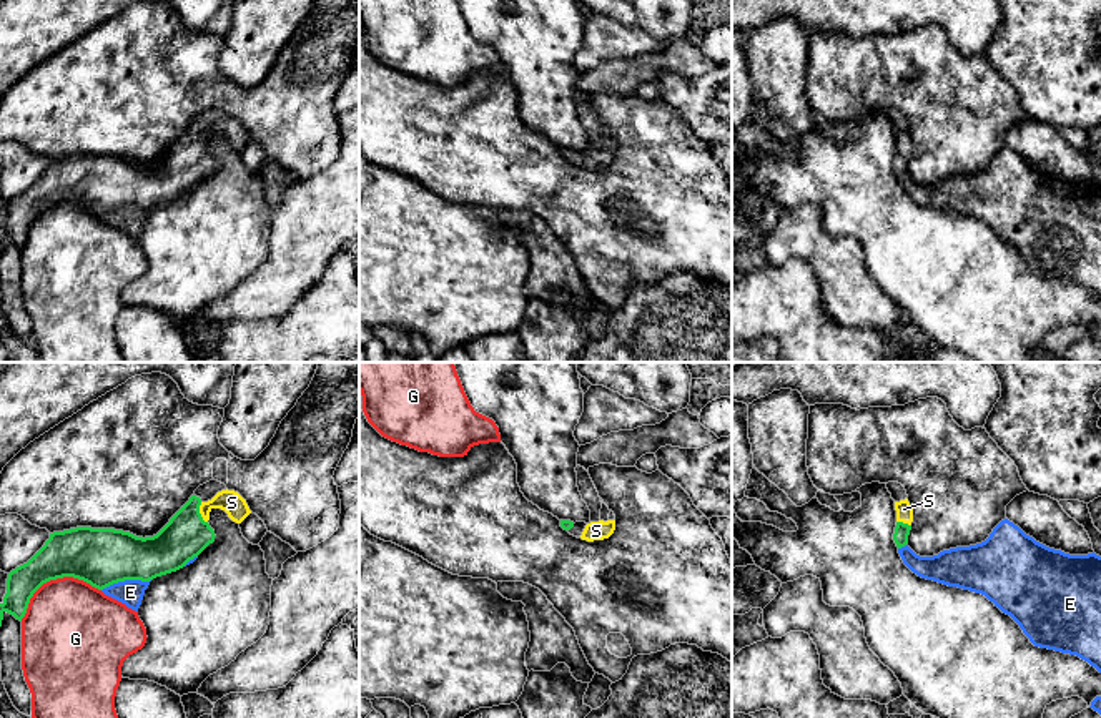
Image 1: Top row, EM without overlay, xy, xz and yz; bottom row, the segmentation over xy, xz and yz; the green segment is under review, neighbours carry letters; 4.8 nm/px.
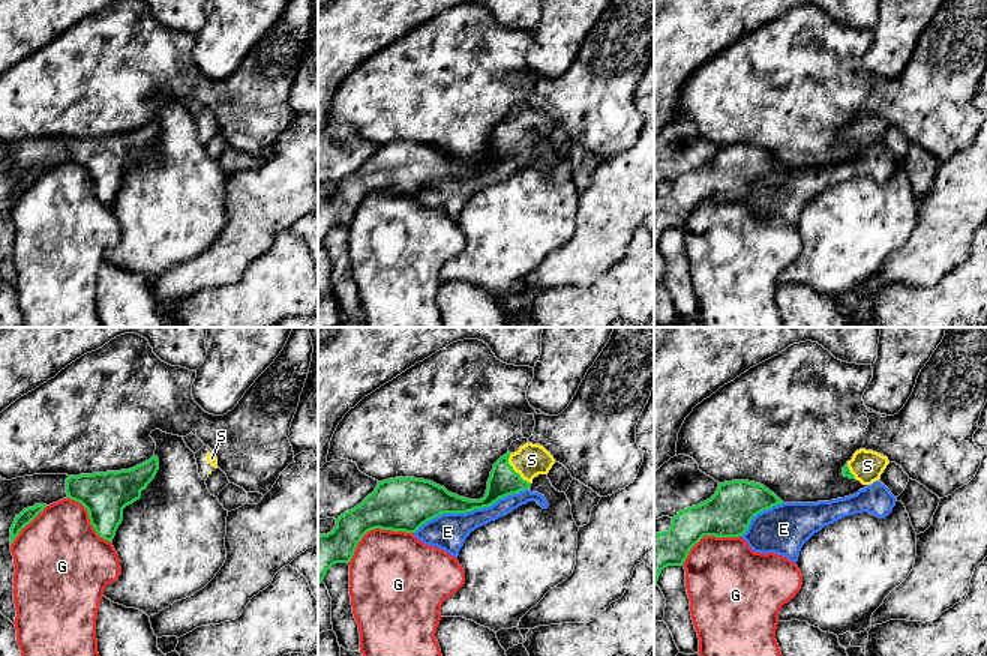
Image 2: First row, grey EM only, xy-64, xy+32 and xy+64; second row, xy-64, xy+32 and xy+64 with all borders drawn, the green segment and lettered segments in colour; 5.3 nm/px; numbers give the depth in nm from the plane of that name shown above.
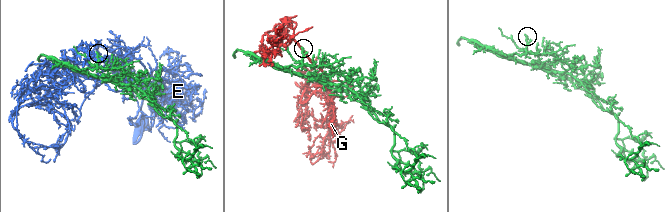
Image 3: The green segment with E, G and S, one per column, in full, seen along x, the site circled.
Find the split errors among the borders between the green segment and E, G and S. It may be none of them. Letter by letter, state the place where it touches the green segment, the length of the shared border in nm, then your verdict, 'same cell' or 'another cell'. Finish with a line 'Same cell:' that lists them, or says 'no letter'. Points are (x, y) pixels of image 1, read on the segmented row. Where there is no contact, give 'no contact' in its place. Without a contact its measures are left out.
E: xy (125, 579) | 240 nm | another cell
G: xy (54, 579) | 420 nm | another cell
S: xy (198, 512) | 110 nm | same cell
Same cell: S

